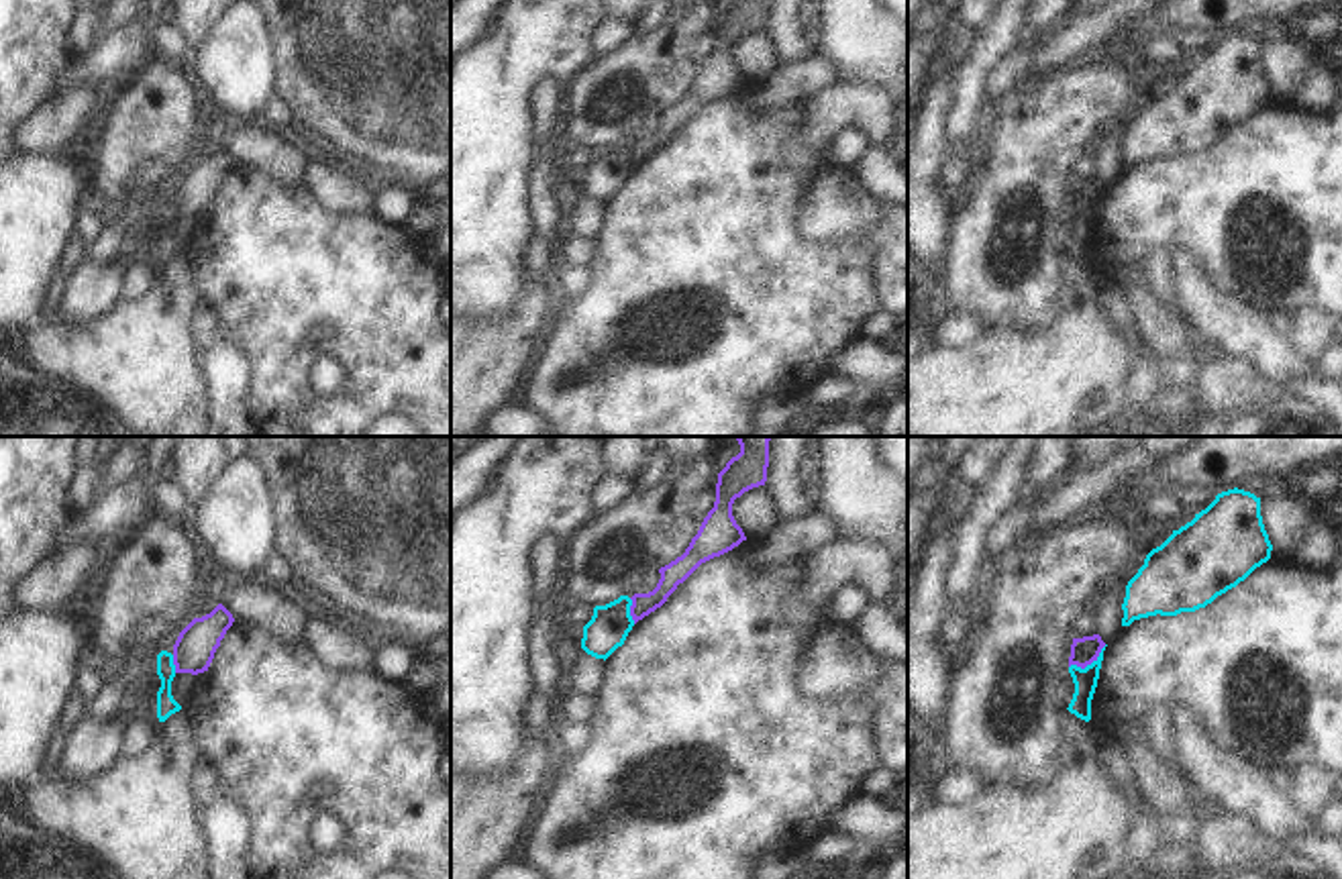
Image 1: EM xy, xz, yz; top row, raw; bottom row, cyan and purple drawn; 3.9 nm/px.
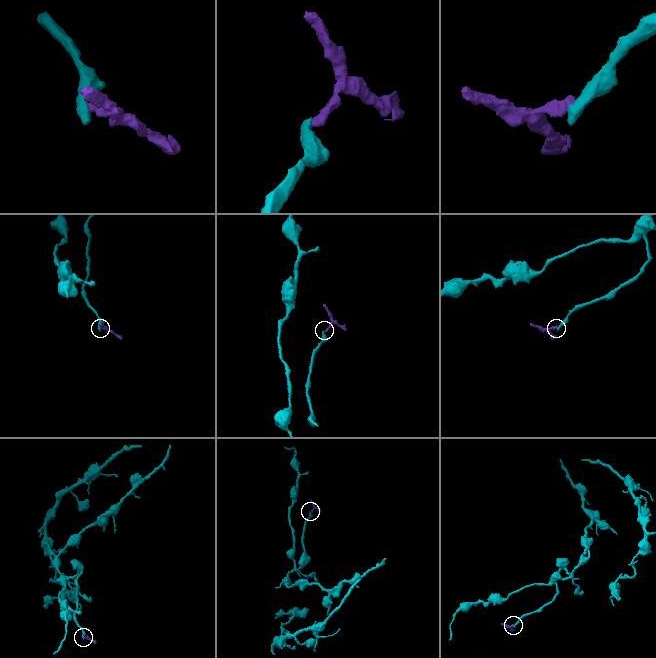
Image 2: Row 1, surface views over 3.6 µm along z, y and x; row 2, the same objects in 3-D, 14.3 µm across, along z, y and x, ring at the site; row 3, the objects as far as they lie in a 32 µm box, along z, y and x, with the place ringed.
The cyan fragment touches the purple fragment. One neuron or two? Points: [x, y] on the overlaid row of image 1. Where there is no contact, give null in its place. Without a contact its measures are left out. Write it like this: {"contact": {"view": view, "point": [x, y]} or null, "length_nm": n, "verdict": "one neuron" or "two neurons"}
{"contact": {"view": "yz", "point": [1088, 665]}, "length_nm": 180, "verdict": "two neurons"}

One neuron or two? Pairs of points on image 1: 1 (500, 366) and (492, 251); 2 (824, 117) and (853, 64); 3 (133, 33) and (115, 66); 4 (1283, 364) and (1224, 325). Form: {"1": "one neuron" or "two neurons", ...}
{"1": "two neurons", "2": "two neurons", "3": "one neuron", "4": "one neuron"}

